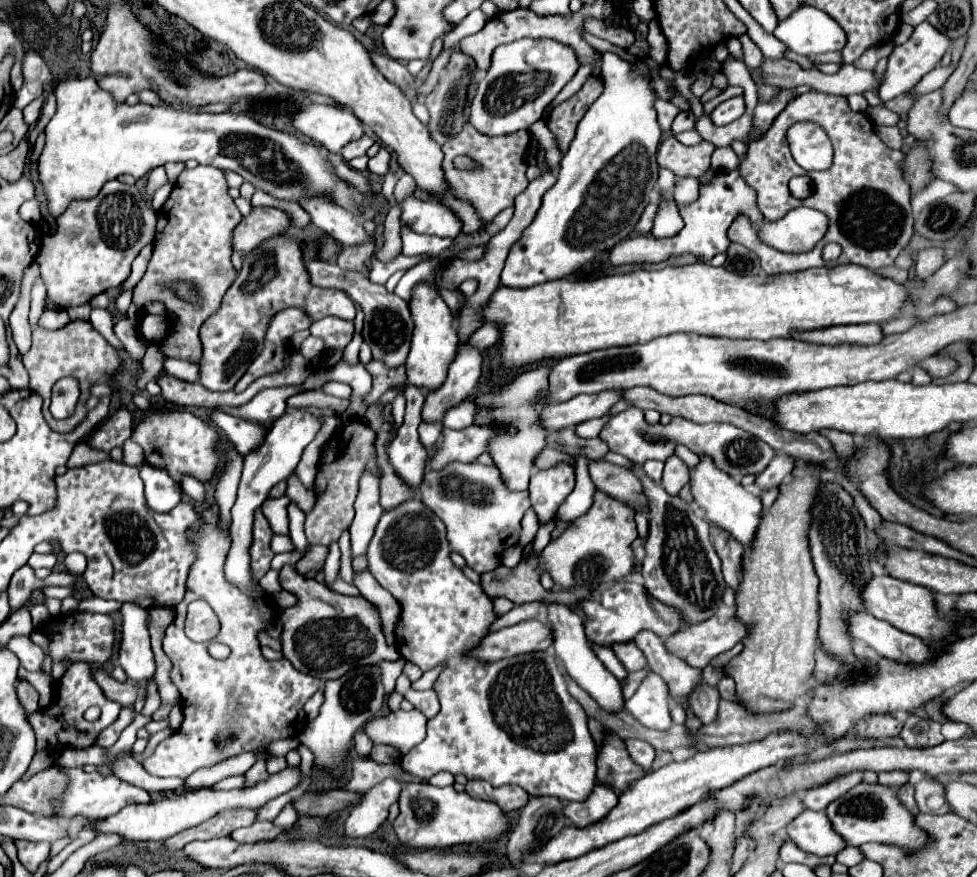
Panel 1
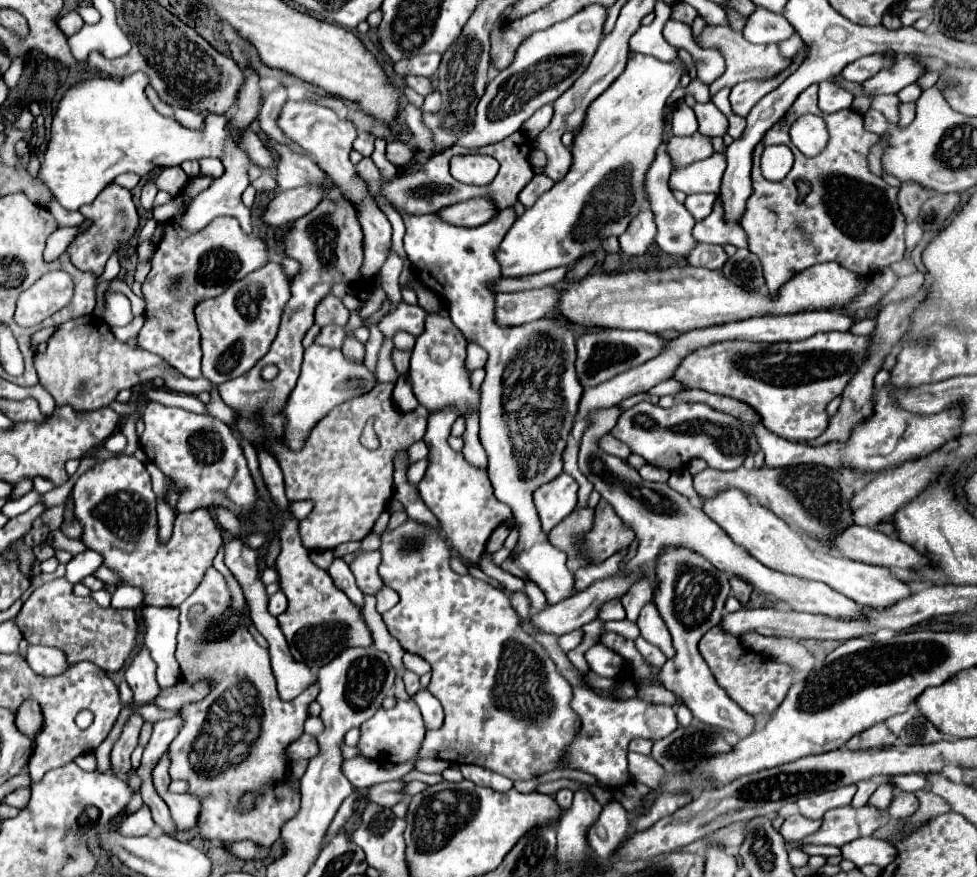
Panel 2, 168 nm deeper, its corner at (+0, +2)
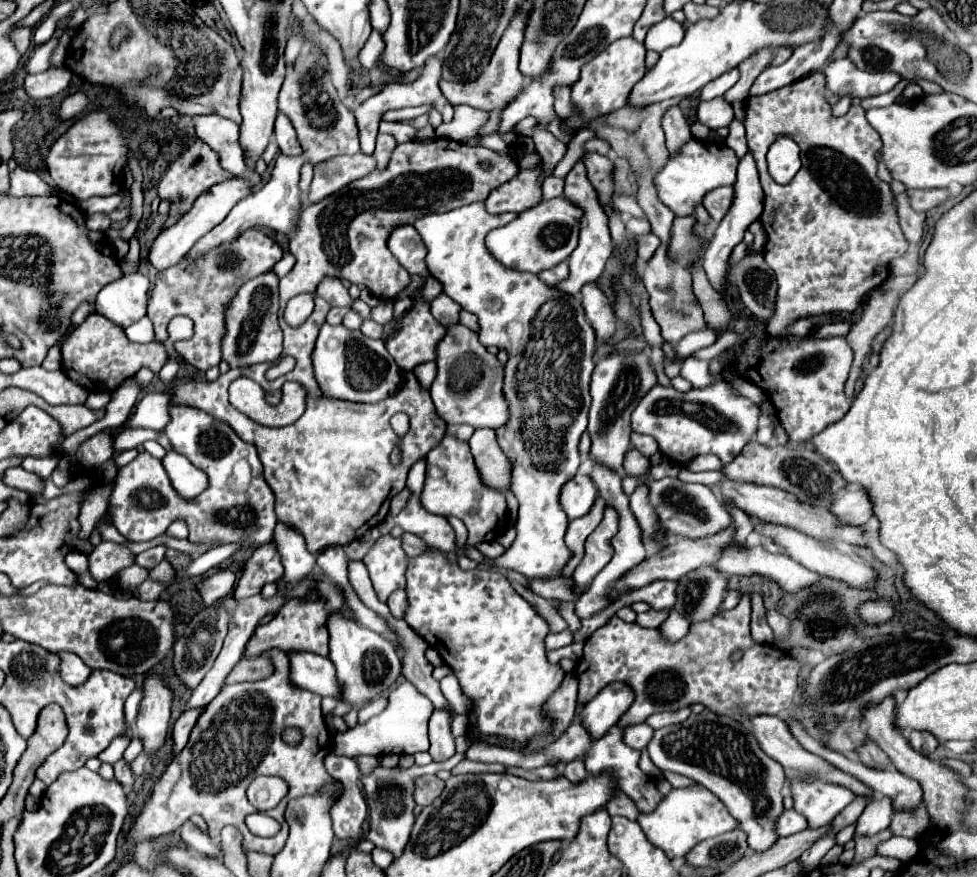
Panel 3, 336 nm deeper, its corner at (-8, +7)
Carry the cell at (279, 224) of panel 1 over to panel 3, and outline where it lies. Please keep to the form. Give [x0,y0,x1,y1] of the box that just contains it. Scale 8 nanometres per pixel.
[310,155,376,203]

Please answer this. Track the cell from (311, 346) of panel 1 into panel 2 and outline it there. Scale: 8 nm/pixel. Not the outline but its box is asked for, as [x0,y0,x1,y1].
[314,326,344,348]

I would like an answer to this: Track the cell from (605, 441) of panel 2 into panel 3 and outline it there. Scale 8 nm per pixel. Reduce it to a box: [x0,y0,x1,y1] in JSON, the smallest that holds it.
[632,433,658,457]

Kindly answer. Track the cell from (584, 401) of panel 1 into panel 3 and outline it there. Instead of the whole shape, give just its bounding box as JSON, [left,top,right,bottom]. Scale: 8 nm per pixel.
[676,327,718,359]

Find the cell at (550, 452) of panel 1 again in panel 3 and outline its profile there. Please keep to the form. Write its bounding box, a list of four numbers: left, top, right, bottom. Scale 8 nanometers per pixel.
[562,497,606,577]

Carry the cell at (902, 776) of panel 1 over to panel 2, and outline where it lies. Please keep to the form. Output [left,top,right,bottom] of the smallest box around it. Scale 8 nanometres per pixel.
[868,780,894,810]

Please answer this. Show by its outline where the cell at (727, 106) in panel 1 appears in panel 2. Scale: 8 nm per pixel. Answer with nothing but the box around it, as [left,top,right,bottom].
[730,54,804,118]

